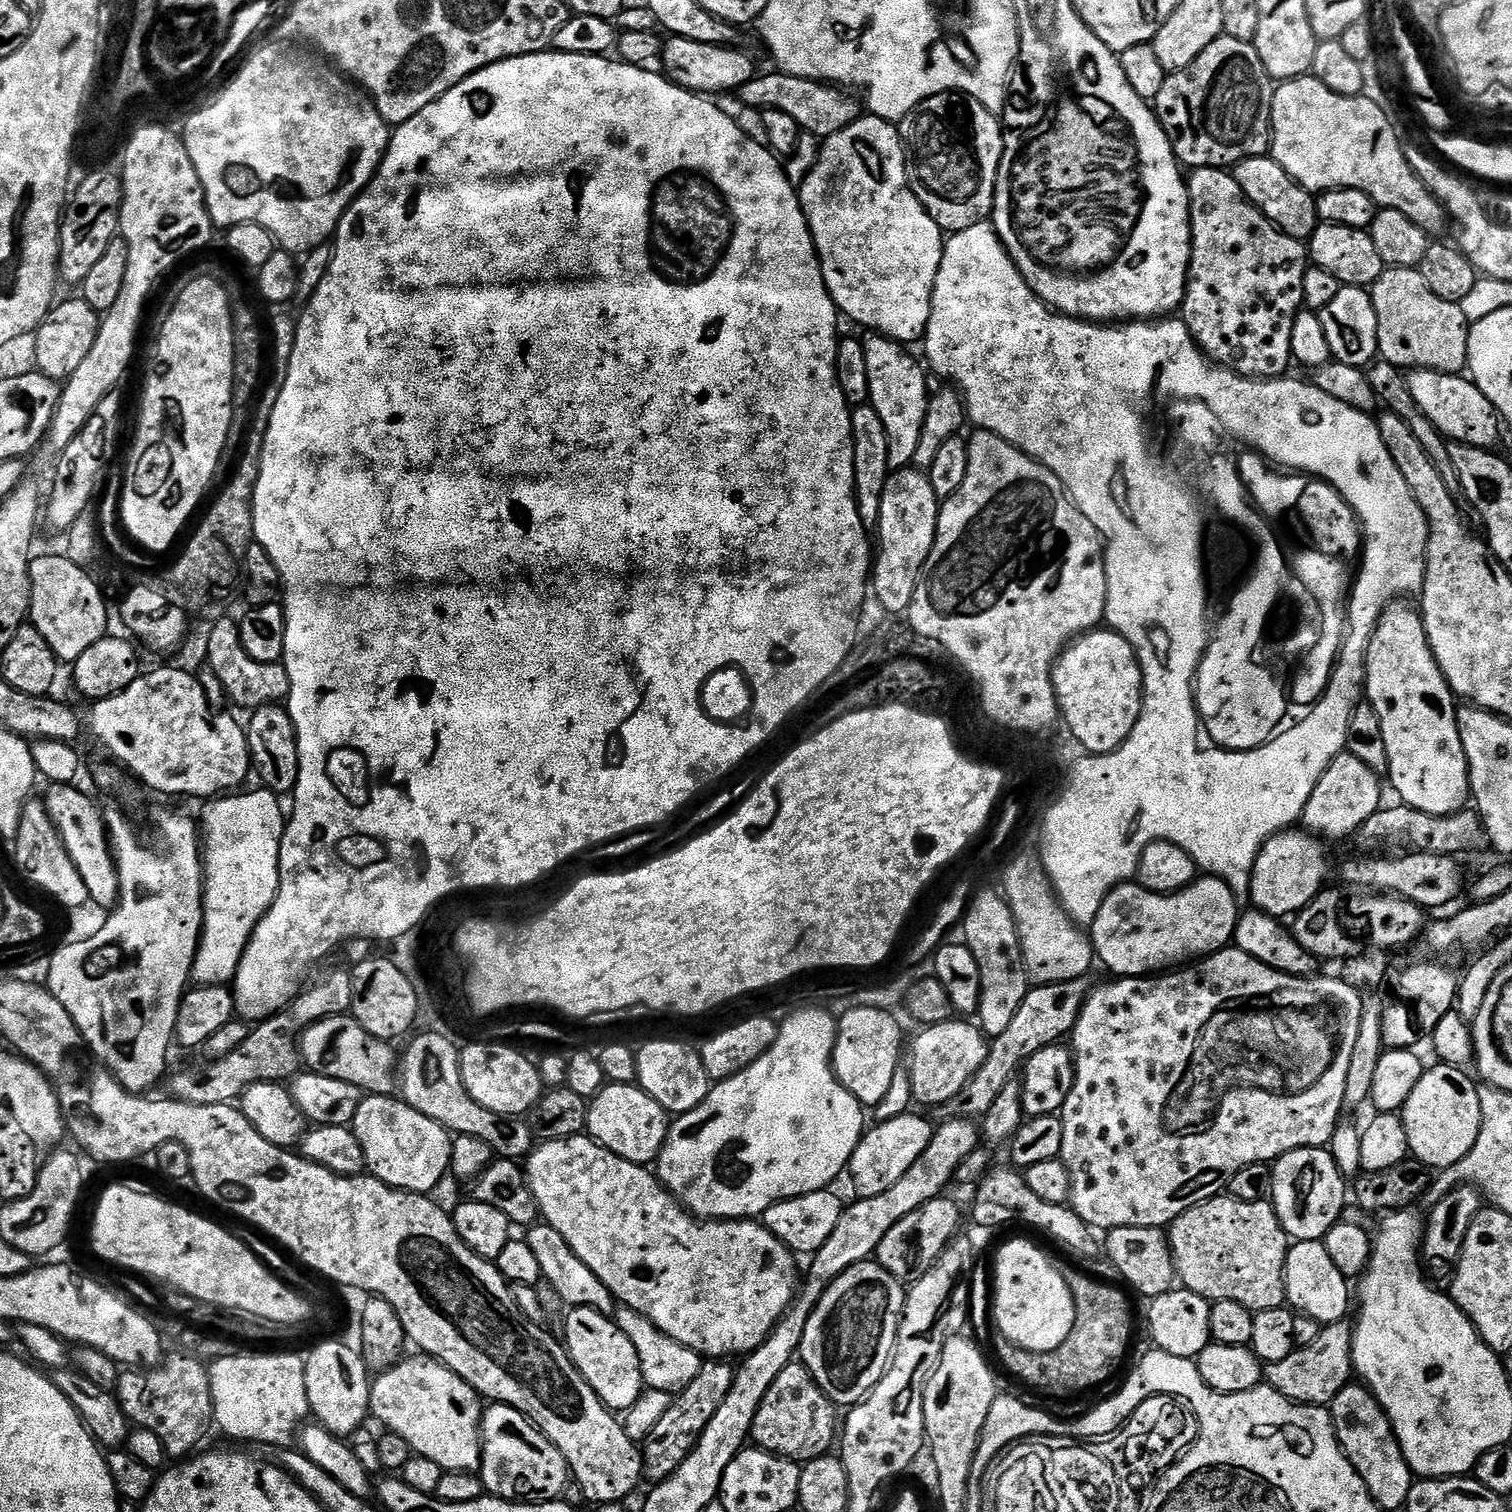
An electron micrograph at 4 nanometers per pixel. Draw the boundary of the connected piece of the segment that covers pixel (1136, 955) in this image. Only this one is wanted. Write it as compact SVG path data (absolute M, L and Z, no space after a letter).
M1207 874L1201 875L1199 878L1193 880L1190 886L1186 886L1177 892L1170 892L1167 894L1157 894L1146 890L1138 882L1125 882L1119 884L1113 892L1109 892L1108 897L1102 902L1102 910L1098 910L1098 914L1094 918L1094 922L1090 926L1090 939L1094 949L1094 956L1097 961L1100 960L1113 973L1116 978L1148 978L1153 974L1164 974L1169 970L1179 969L1181 966L1191 965L1193 962L1199 961L1205 956L1210 956L1214 952L1220 951L1222 941L1220 941L1220 924L1216 920L1212 920L1212 900L1220 900L1226 896L1226 889L1224 884L1217 876L1209 876Z

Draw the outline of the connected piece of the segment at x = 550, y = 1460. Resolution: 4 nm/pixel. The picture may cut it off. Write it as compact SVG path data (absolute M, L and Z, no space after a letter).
M492 1402L483 1409L480 1435L482 1447L478 1475L485 1493L500 1496L504 1500L538 1504L542 1500L557 1499L560 1491L570 1484L568 1463L561 1452L532 1421L509 1404Z

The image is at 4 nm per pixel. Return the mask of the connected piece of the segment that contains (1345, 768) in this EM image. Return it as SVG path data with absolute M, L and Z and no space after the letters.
M1346 750L1341 752L1338 758L1334 758L1334 762L1330 762L1318 786L1314 786L1314 794L1310 794L1310 802L1306 802L1304 807L1303 827L1317 837L1329 836L1332 840L1340 840L1351 832L1352 835L1359 833L1363 824L1382 808L1380 780L1381 777L1370 770L1366 762L1354 758L1354 754Z

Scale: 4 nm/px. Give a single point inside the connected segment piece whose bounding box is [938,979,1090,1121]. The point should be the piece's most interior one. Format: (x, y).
(1049, 1011)

